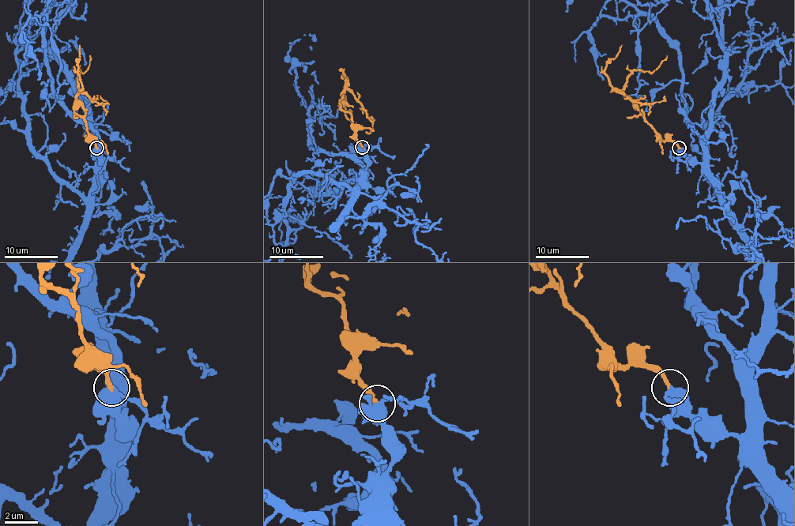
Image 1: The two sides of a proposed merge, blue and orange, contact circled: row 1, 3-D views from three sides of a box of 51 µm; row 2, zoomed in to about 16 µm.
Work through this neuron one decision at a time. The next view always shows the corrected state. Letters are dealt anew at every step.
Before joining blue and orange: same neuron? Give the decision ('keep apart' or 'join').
join

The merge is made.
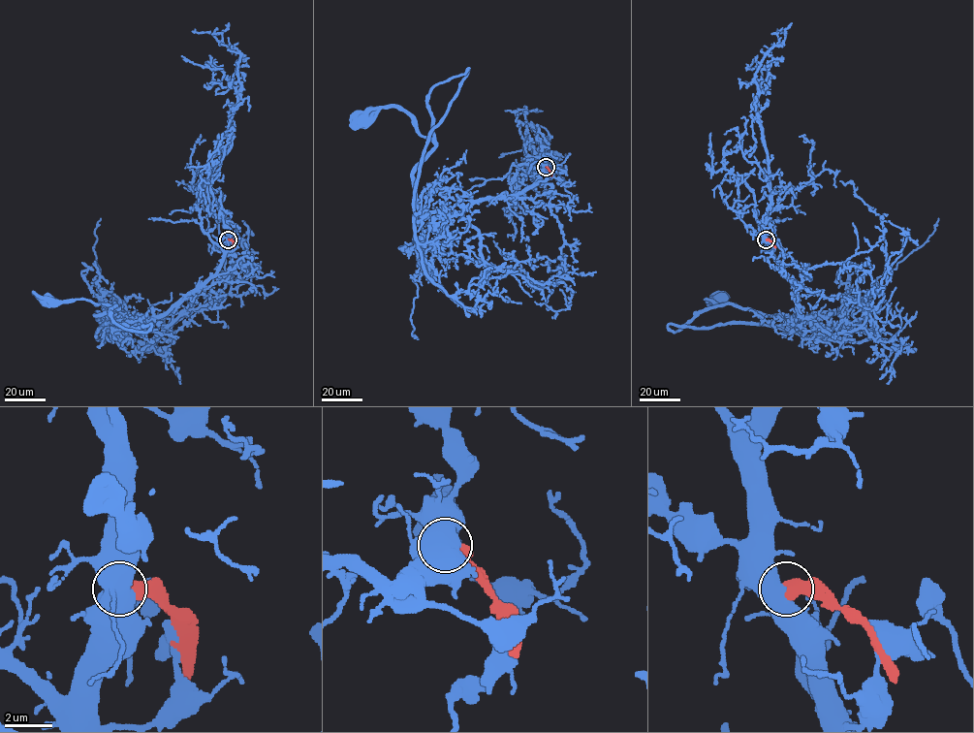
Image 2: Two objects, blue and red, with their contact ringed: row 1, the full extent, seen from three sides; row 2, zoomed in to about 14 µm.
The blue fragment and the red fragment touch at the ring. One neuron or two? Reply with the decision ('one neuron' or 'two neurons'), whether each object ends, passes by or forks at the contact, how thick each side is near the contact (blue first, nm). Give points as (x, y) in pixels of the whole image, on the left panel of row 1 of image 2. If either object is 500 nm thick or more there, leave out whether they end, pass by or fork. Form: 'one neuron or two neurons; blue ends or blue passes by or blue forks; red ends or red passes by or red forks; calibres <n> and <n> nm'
two neurons; calibres 800 and 480 nm

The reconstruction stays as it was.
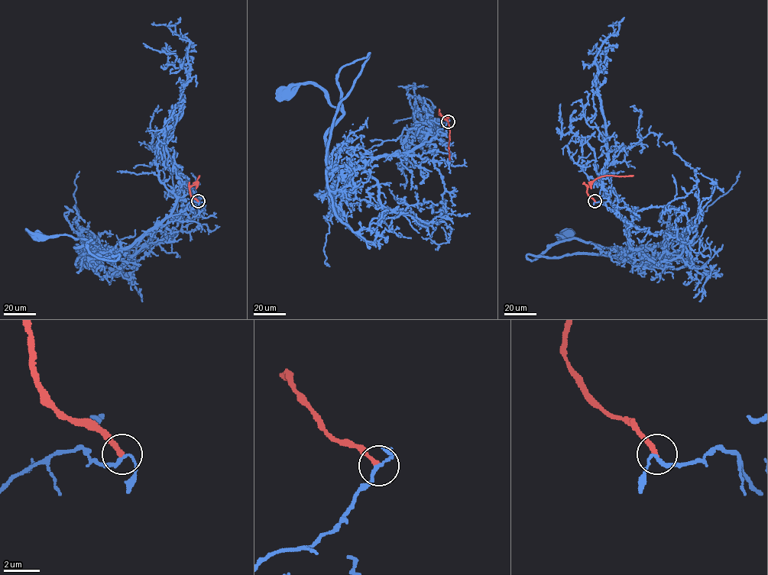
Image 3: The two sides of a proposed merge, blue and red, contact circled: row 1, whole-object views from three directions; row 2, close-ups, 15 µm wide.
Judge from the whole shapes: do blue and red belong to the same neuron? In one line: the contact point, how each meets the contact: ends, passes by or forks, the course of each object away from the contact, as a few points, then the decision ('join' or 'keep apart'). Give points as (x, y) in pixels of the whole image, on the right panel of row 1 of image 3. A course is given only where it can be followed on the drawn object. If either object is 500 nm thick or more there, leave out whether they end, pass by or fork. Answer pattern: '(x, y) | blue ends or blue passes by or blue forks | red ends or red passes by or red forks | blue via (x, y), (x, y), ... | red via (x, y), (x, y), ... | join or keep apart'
(594, 201) | blue passes by | red ends | blue via (594, 201), (601, 201), (625, 222), (630, 247), (640, 247), (601, 247), (578, 238), (556, 235), (567, 235) | red via (594, 201), (587, 189), (597, 178), (605, 176), (633, 176) | keep apart

